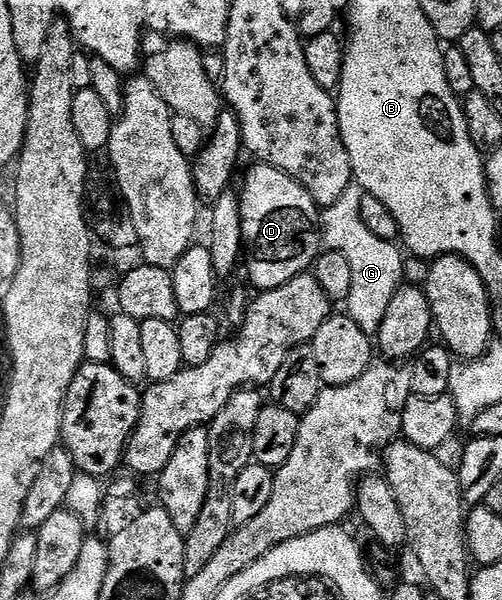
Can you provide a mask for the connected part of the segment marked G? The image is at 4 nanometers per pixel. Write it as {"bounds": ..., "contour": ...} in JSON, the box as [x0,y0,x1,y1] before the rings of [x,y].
{"bounds":[322,196,404,332],"contour":[[[350,196],[339,198],[332,206],[326,207],[322,214],[324,247],[327,250],[336,250],[349,266],[346,317],[354,322],[358,329],[374,332],[379,328],[393,292],[401,285],[399,277],[403,274],[404,255],[394,241],[373,236],[373,232],[369,232],[369,228],[361,224],[355,201]]]}

